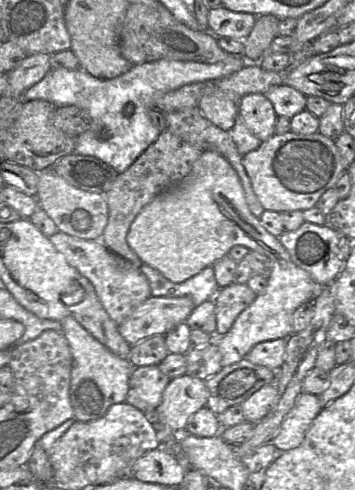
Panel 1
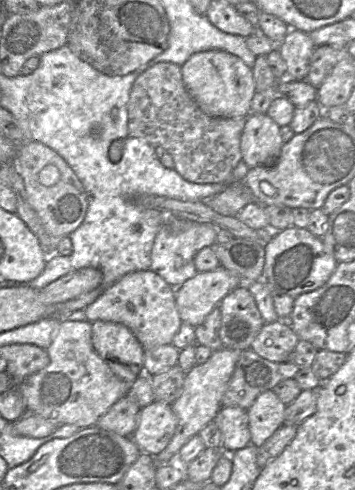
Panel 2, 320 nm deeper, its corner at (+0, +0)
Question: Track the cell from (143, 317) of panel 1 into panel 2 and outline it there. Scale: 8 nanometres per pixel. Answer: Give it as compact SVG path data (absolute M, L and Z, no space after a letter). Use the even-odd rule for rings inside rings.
M222 266L198 272L175 288L176 305L182 322L198 326L228 293L242 283L238 274Z

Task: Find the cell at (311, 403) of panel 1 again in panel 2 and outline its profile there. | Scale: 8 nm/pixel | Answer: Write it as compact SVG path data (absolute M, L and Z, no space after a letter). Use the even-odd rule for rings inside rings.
M267 390L256 398L247 409L252 445L262 446L284 425L286 406L272 390Z

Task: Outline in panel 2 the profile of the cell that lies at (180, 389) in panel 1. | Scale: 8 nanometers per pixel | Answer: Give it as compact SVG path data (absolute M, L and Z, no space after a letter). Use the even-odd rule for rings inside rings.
M153 401L141 409L138 425L131 435L141 452L156 457L171 441L177 418L170 404Z

